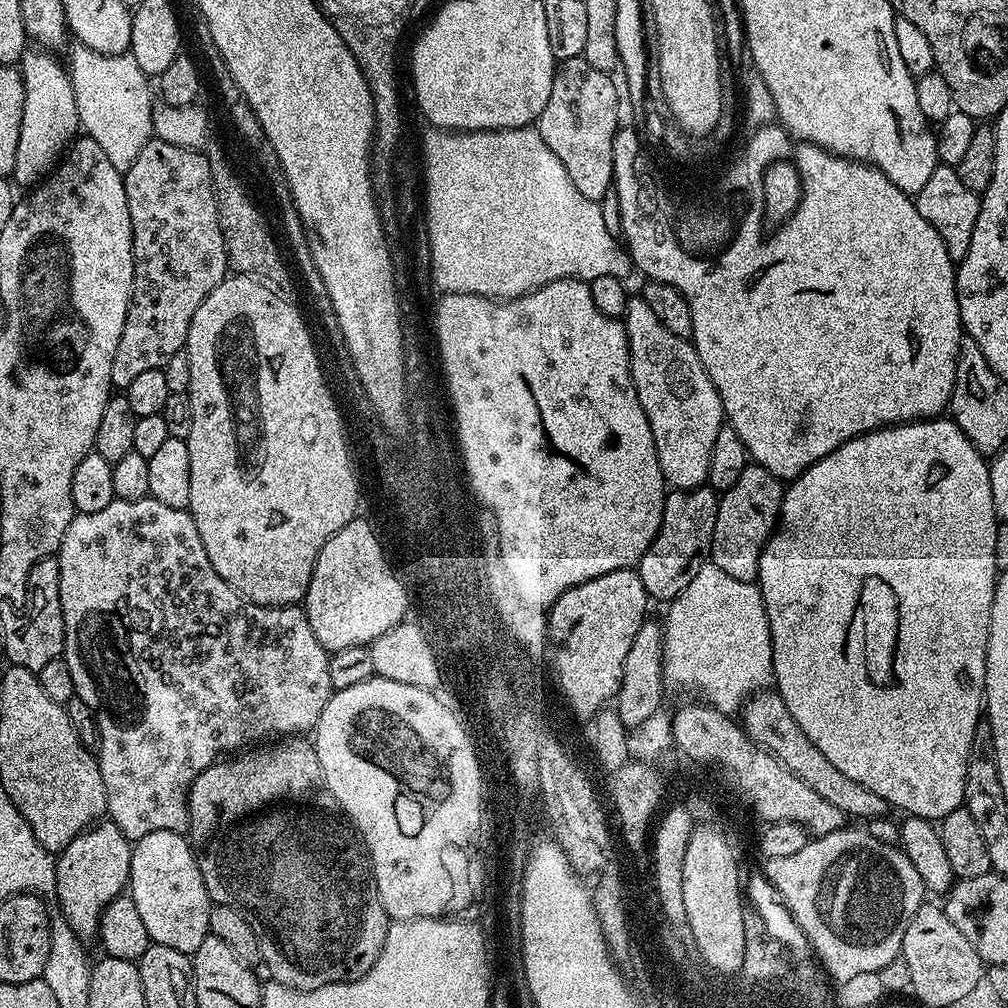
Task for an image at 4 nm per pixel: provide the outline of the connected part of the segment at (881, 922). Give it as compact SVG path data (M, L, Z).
M843 826L836 832L809 839L798 854L767 858L762 873L781 894L784 905L808 939L815 959L833 981L843 982L867 971L880 972L901 955L904 926L909 913L925 903L926 889L914 862L895 844L878 842L866 830Z

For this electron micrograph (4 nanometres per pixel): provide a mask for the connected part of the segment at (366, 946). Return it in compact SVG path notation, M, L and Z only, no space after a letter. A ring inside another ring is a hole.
M297 734L281 739L277 744L280 744L277 748L260 746L255 750L233 755L223 762L211 764L206 770L202 770L202 774L198 774L198 778L194 778L192 787L188 790L187 835L198 862L198 870L202 870L202 882L206 882L208 897L212 899L213 905L229 904L234 910L238 910L238 914L242 914L242 918L246 918L260 943L260 960L268 967L268 972L272 975L269 977L275 983L299 992L309 992L318 990L323 984L346 984L349 980L356 980L367 974L380 957L390 921L376 889L368 849L364 847L364 841L359 835L342 819L341 809L332 796L332 791L324 784L322 766L318 762L313 741Z

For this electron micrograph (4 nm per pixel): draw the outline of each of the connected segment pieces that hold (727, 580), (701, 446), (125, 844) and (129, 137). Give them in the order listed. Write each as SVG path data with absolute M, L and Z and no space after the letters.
M706 562L667 608L668 617L662 620L665 687L698 688L709 705L730 716L748 696L773 683L772 635L755 583L730 578L726 570Z
M643 298L629 299L622 323L624 333L628 336L628 348L664 348L664 465L658 468L659 475L669 485L672 483L671 487L676 490L701 487L708 478L710 450L714 450L714 438L718 438L718 430L726 420L718 390L710 382L695 345L689 340L678 339L670 330L666 330L666 326L658 322L654 310L646 306Z
M100 822L88 829L87 832L79 832L66 846L63 852L56 856L56 890L54 900L60 903L59 915L81 938L95 937L100 931L100 919L102 910L127 889L128 875L130 874L130 858L132 857L132 844L118 830L118 826L111 822Z
M77 43L75 47L72 57L66 60L66 67L72 77L74 102L78 106L80 128L87 136L94 138L94 142L98 142L98 146L102 146L102 151L106 154L106 158L110 158L110 166L114 166L114 170L118 170L122 174L128 172L130 166L134 166L134 158L138 158L142 146L146 146L146 142L153 139L154 136L152 129L154 111L152 96L154 100L154 92L153 89L152 92L148 89L149 77L144 75L138 62L134 62L134 58L130 54L107 56L90 50L82 43Z

